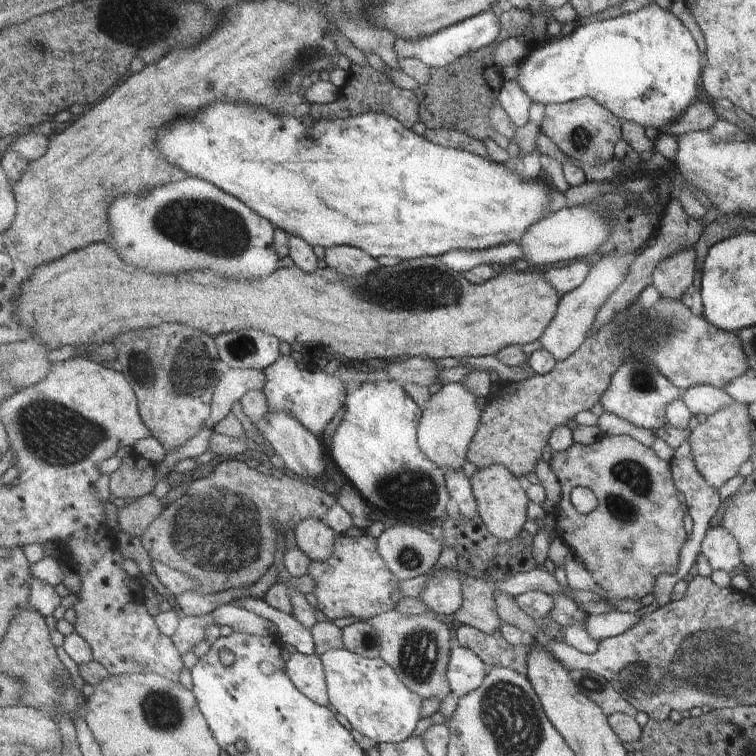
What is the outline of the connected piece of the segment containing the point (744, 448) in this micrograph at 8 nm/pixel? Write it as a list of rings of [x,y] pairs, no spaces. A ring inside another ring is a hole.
[[[734,402],[716,411],[715,414],[709,415],[702,424],[697,423],[695,428],[687,436],[687,442],[691,451],[692,461],[701,475],[701,478],[714,488],[717,492],[720,486],[723,486],[729,478],[733,478],[737,474],[737,468],[744,463],[750,455],[752,442],[748,435],[747,425],[749,424],[749,416],[747,415],[747,406]]]

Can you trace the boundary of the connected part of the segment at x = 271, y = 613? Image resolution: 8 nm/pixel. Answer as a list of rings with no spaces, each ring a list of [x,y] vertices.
[[[243,598],[234,601],[234,603],[275,622],[280,630],[278,638],[281,643],[291,644],[303,654],[313,654],[314,636],[312,630],[303,626],[292,614],[272,607],[265,599]]]

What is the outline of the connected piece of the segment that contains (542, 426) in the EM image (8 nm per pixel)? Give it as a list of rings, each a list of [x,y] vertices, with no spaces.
[[[659,298],[653,308],[644,310],[638,300],[635,300],[625,310],[613,316],[596,333],[587,333],[581,346],[565,360],[558,360],[555,368],[549,374],[535,374],[522,381],[507,381],[505,388],[498,387],[495,396],[487,399],[487,407],[482,412],[478,434],[466,454],[467,460],[475,464],[478,469],[502,464],[524,481],[526,474],[536,472],[543,448],[550,442],[551,433],[559,425],[567,424],[577,412],[590,410],[593,404],[597,404],[609,388],[610,380],[617,368],[622,366],[623,362],[633,359],[645,359],[680,390],[695,385],[711,385],[722,389],[733,379],[751,374],[747,357],[744,355],[739,337],[735,333],[713,328],[699,314],[689,311],[681,301],[666,301]]]

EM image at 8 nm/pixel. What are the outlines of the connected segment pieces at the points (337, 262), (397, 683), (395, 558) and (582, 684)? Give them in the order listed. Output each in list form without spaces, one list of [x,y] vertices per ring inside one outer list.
[[[339,245],[326,249],[328,266],[342,272],[348,277],[369,274],[380,268],[375,257],[369,256],[362,248],[349,245]]]
[[[345,648],[328,650],[320,657],[326,672],[331,704],[361,735],[367,736],[380,745],[381,743],[406,741],[417,730],[417,724],[421,720],[421,700],[423,698],[402,682],[402,678],[394,668],[391,668],[390,664],[387,664],[387,661],[381,657],[370,659]]]
[[[413,525],[390,526],[377,540],[386,565],[401,581],[431,574],[443,552],[439,541]]]
[[[587,669],[569,670],[569,675],[583,696],[594,701],[607,715],[619,713],[635,716],[636,710],[602,676],[590,673]]]

